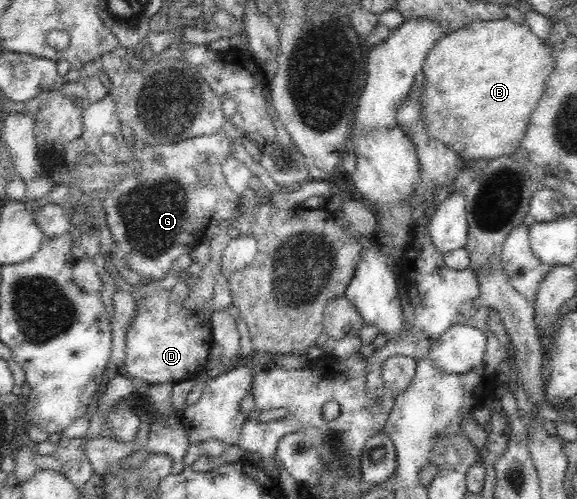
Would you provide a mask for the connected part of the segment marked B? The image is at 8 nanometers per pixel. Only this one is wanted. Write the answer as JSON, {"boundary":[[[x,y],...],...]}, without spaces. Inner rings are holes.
{"boundary":[[[504,17],[498,20],[478,21],[468,24],[460,30],[451,33],[446,33],[440,40],[434,44],[423,66],[424,73],[424,91],[421,95],[421,104],[423,104],[425,120],[427,121],[428,133],[435,139],[440,140],[443,144],[460,153],[460,157],[464,159],[467,164],[475,162],[480,158],[494,160],[500,158],[504,154],[512,154],[522,144],[522,140],[527,134],[528,122],[530,122],[531,115],[534,113],[538,102],[542,99],[546,90],[546,80],[556,66],[556,56],[552,51],[553,46],[546,43],[546,40],[538,37],[530,29],[528,22],[518,23],[509,17]]]}

